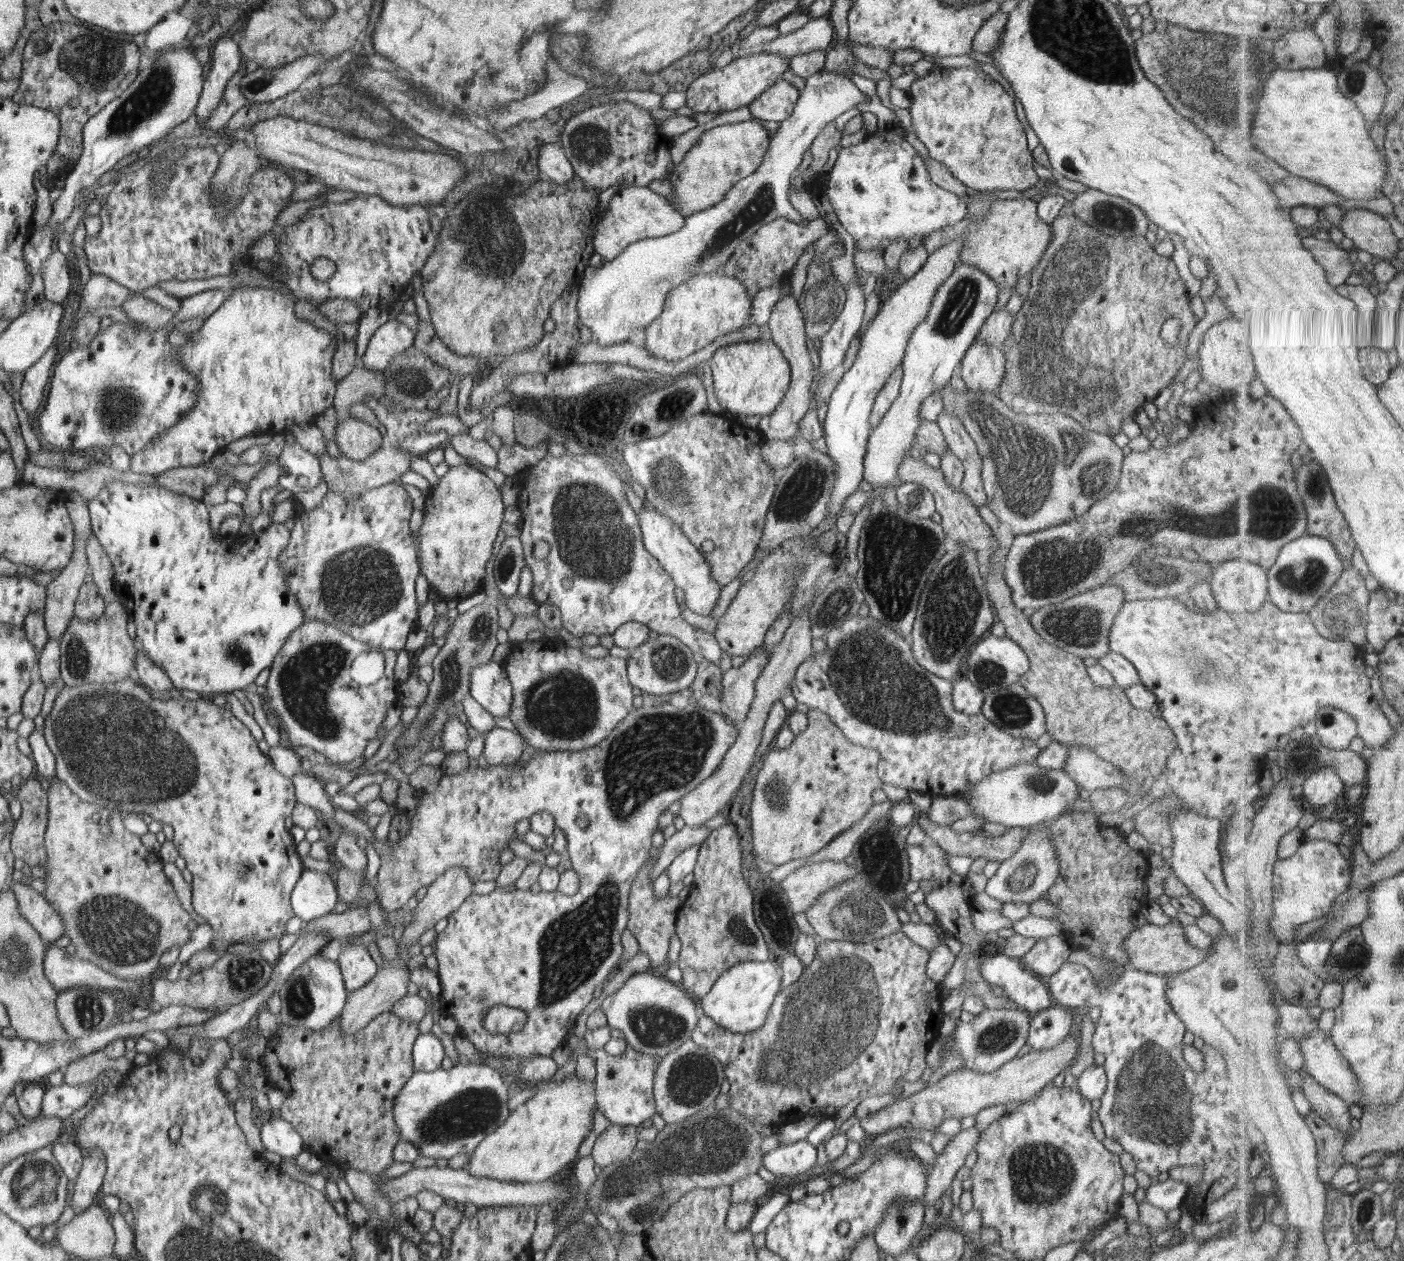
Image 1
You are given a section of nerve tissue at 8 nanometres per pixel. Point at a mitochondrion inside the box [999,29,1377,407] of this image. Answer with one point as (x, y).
(1190, 75)

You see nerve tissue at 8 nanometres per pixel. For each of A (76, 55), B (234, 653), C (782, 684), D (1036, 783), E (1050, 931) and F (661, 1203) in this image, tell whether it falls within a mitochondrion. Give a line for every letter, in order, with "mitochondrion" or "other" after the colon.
A: mitochondrion
B: mitochondrion
C: other
D: mitochondrion
E: other
F: mitochondrion

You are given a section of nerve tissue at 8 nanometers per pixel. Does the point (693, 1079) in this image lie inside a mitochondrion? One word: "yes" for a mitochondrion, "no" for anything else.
yes

